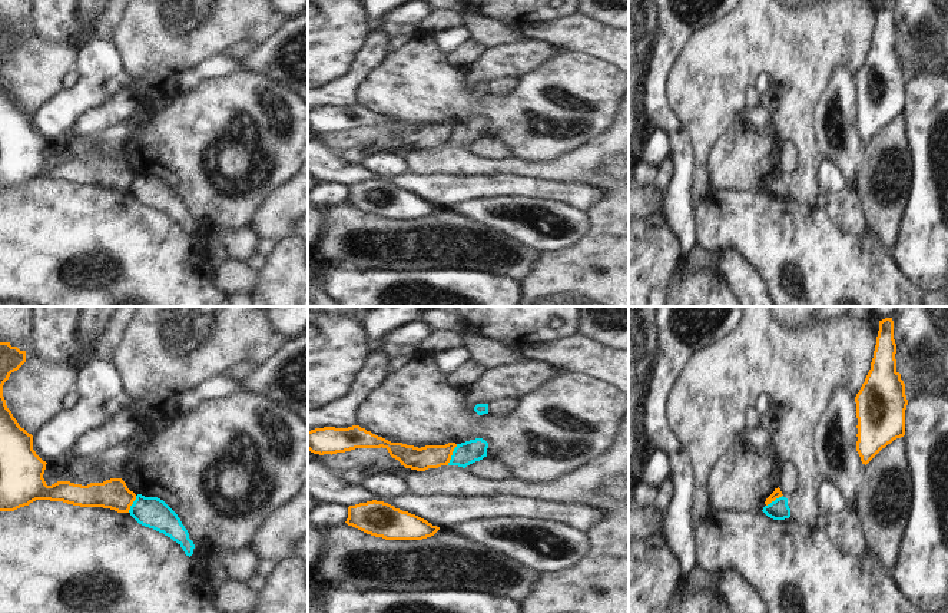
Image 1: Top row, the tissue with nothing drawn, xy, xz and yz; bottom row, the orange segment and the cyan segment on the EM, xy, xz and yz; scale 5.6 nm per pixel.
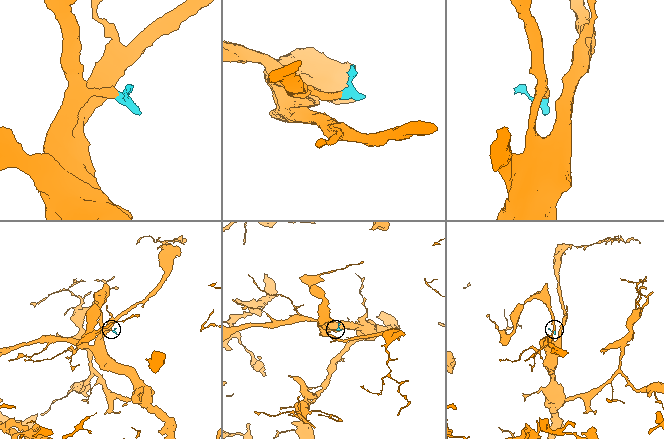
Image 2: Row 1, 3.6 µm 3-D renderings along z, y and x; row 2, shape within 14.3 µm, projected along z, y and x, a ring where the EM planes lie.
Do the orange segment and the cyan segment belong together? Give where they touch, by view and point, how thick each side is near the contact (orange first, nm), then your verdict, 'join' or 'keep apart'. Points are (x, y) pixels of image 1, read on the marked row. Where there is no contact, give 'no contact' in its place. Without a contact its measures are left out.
meets orange in xz at (451, 454); 130 nm thick on the orange side, 130 nm on the other; keep apart

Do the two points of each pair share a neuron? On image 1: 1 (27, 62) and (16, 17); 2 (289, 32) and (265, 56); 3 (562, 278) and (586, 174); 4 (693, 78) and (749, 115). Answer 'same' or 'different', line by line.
1: same
2: same
3: same
4: different

